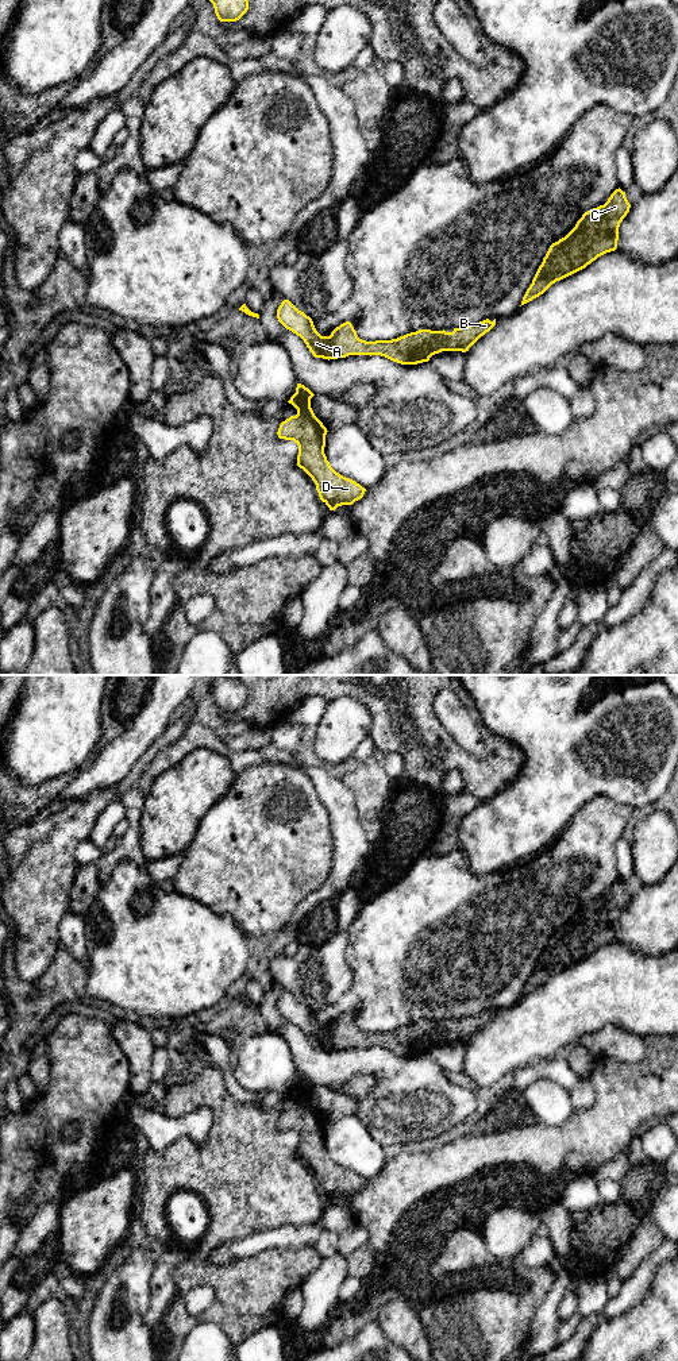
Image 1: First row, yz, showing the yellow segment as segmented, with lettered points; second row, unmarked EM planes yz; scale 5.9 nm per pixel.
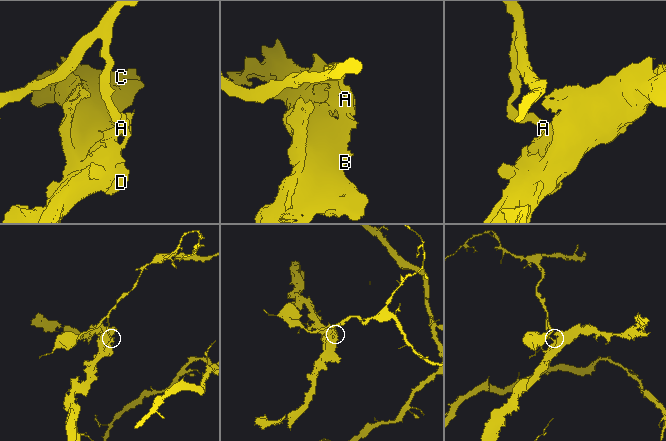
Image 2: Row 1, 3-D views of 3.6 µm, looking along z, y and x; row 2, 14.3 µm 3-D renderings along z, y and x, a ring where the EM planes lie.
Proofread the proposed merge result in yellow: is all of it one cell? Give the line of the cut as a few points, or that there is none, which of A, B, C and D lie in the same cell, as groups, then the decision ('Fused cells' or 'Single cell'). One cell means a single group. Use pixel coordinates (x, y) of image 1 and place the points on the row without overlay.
Split along yz (328, 1028), (331, 1049). Groups: A / B C D. Fused cells

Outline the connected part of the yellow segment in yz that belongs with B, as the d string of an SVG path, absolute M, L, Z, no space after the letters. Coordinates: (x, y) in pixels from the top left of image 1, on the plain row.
M489 1010L454 1019L452 1023L419 1021L392 1032L366 1033L358 1029L350 1013L336 1018L330 1026L331 1050L348 1046L381 1046L401 1056L417 1056L442 1042L462 1042L469 1040L496 1017Z

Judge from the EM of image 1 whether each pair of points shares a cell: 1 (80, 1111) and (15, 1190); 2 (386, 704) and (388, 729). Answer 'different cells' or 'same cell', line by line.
1: same cell
2: same cell

